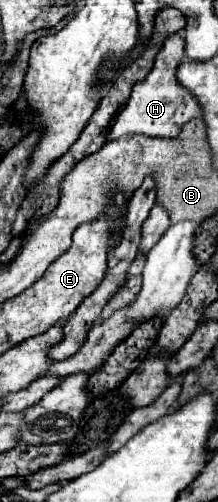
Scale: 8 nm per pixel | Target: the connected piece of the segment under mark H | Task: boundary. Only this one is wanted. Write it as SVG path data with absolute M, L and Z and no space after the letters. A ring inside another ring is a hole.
M174 33L164 41L148 77L142 83L136 83L136 87L132 89L132 95L126 107L120 111L120 115L116 117L116 123L112 125L112 131L108 133L108 141L124 137L124 135L136 135L136 133L142 133L148 137L172 139L180 133L184 123L188 123L194 117L202 117L202 107L198 99L176 79L176 67L180 65L182 59L184 59L184 39L182 35Z

